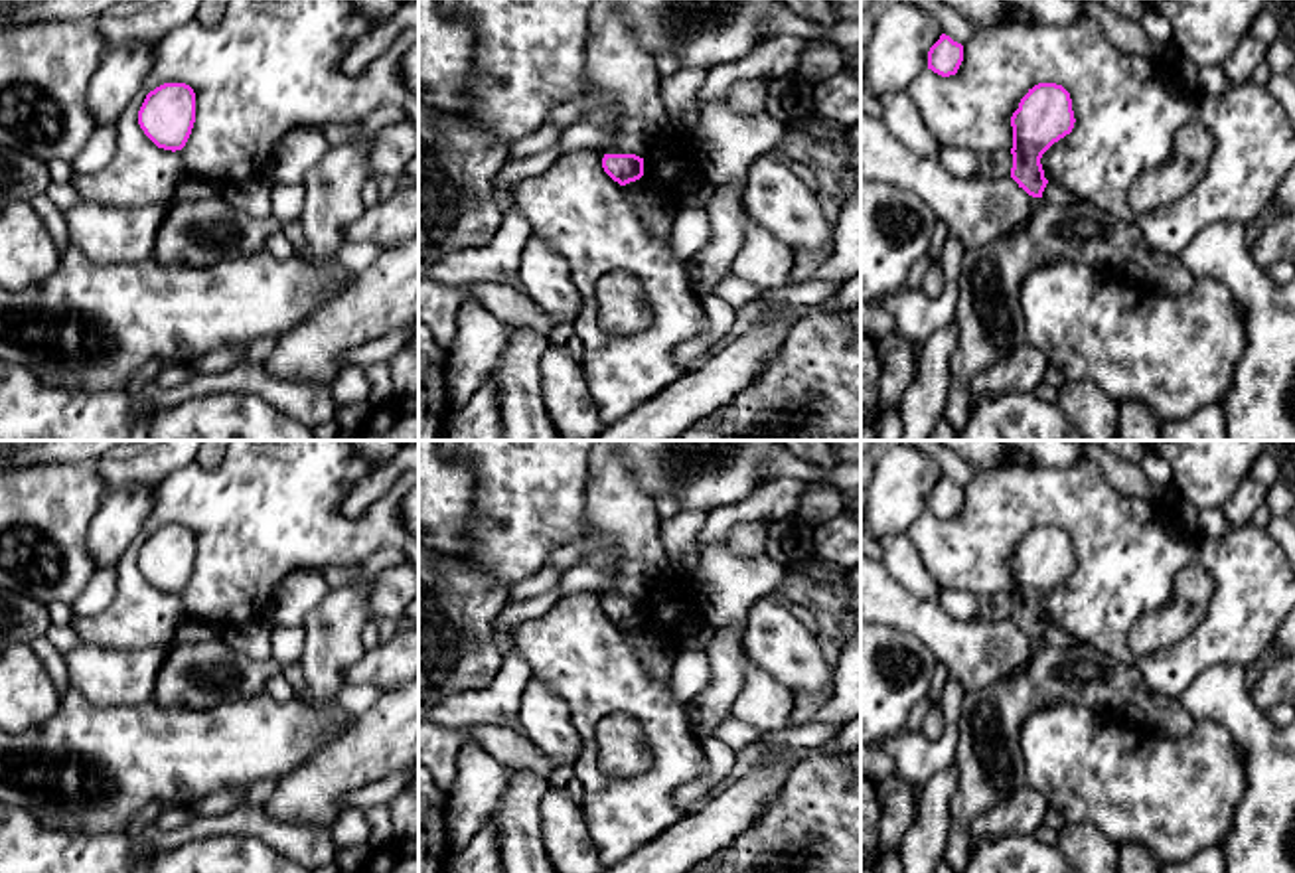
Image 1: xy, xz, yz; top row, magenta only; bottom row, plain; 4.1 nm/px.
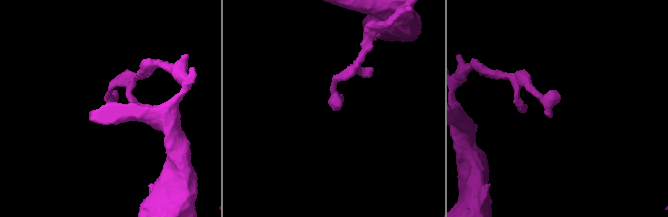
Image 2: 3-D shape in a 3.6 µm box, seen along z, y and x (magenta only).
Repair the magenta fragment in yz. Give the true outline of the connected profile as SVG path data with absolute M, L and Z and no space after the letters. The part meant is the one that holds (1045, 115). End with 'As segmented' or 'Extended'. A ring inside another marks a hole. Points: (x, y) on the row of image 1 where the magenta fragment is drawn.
M1038 83L1021 99L1011 117L1011 178L1032 198L1042 198L1048 184L1042 154L1074 128L1070 93L1056 83Z. As segmented

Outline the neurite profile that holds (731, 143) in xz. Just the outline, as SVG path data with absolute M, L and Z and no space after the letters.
M711 101L703 107L699 134L703 140L701 172L715 186L744 184L750 164L774 152L784 136L786 122L768 111L744 117L728 101Z

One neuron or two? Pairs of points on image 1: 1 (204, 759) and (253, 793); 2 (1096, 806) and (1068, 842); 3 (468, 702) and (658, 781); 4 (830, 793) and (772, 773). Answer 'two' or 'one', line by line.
1: two
2: two
3: two
4: two

